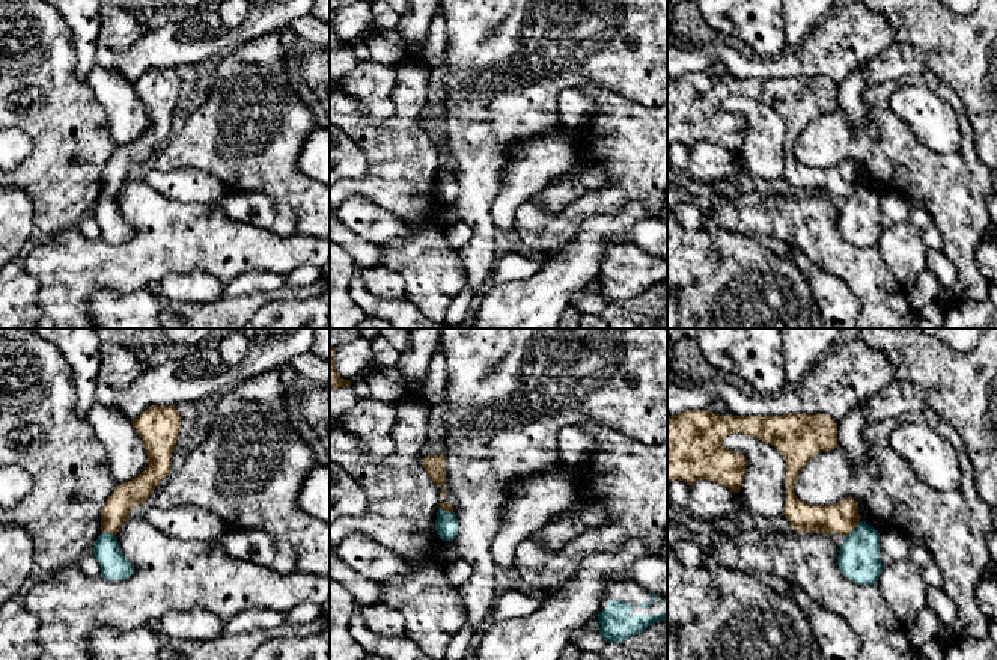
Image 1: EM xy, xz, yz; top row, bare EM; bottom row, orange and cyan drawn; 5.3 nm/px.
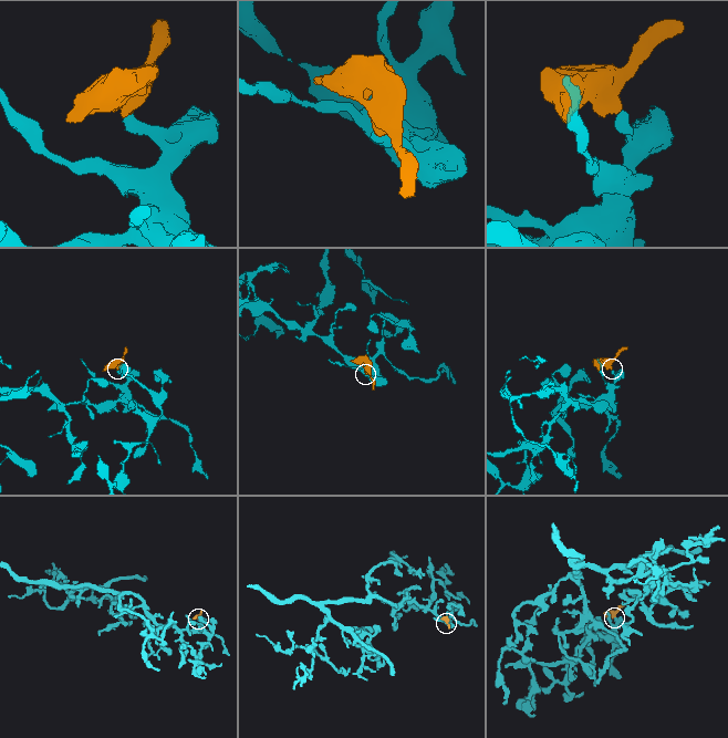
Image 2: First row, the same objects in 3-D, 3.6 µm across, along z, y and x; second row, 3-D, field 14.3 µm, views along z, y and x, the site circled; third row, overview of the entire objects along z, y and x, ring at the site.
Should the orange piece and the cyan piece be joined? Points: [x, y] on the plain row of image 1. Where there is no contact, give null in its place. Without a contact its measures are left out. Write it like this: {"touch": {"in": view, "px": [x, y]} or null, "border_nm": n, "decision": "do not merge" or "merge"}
{"touch": {"in": "yz", "px": [853, 192]}, "border_nm": 120, "decision": "do not merge"}

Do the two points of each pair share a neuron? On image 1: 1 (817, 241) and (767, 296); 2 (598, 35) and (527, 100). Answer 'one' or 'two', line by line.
1: two
2: one

